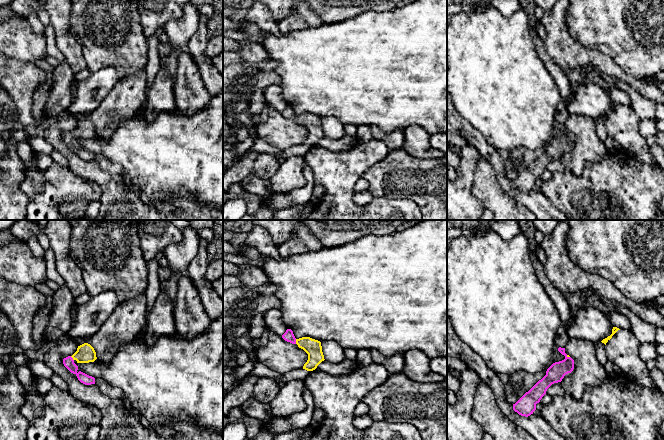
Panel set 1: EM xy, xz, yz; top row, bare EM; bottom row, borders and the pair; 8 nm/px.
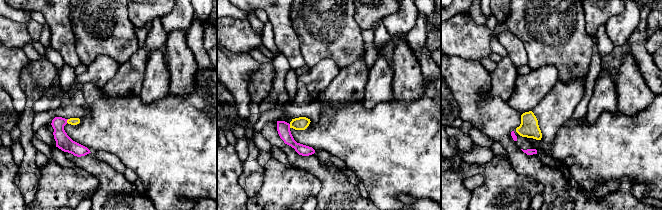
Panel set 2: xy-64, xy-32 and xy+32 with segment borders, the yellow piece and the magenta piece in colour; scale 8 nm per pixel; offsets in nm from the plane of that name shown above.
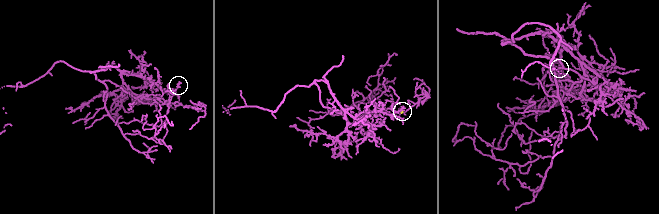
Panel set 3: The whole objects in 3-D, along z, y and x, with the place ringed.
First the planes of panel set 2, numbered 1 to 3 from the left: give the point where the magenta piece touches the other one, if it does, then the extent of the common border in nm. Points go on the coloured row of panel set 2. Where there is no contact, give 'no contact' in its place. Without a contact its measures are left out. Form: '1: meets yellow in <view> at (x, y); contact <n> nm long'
1: meets yellow in xy-64 at (67, 121); contact 40 nm long
2: meets yellow in xy-32 at (290, 126); contact 30 nm long
3: no contact

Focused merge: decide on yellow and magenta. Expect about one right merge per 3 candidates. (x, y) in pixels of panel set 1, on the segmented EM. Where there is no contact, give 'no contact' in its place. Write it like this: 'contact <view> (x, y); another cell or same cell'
contact xz (296, 341); same cell

